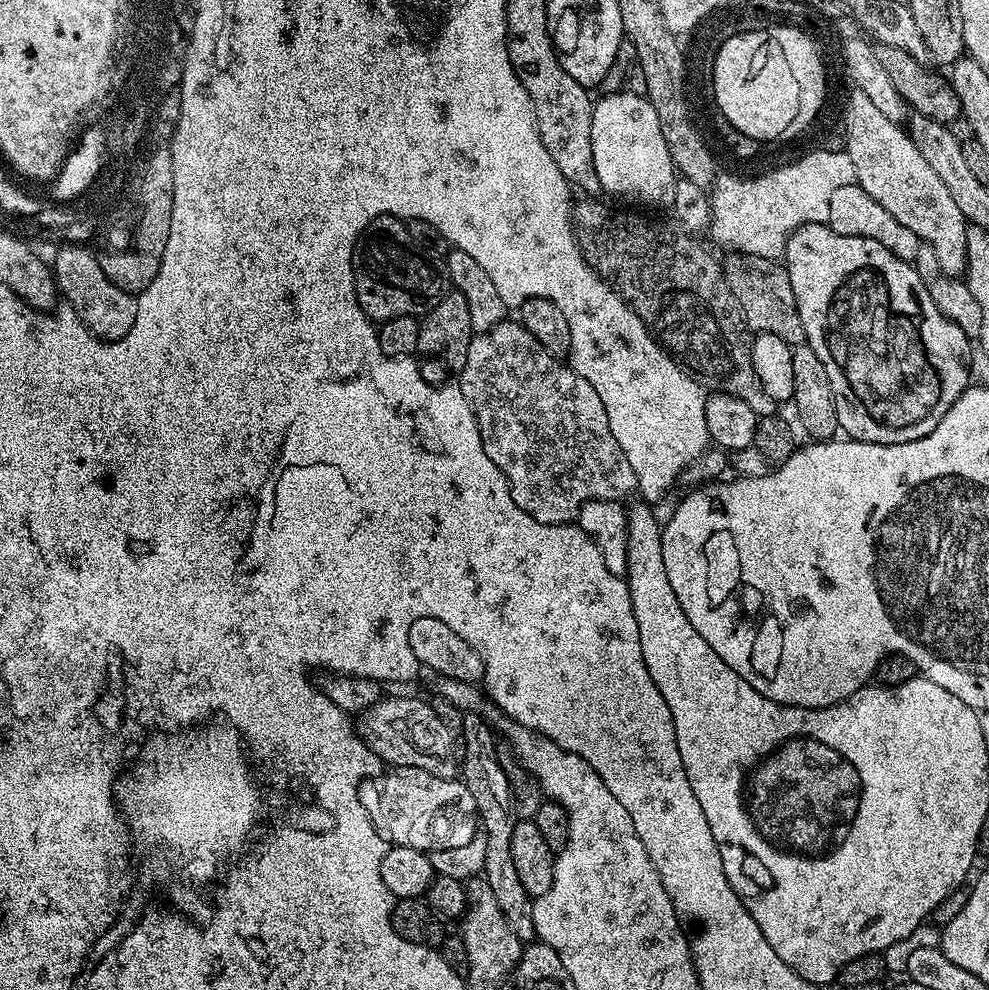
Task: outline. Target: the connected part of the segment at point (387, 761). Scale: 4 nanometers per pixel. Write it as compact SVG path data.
M400 696L397 700L381 698L374 706L359 713L358 731L366 746L370 746L385 765L414 766L426 770L426 774L447 780L457 775L458 748L452 745L454 733L446 730L442 718L434 714L427 699L415 700L412 696Z

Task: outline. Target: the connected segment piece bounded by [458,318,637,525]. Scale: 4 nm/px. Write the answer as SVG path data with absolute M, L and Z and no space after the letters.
M505 318L494 330L473 335L470 342L470 354L466 354L466 366L458 374L458 387L462 394L470 402L472 412L478 422L478 430L482 438L482 446L486 450L486 455L490 457L490 462L502 470L502 474L507 478L508 485L512 487L512 497L518 507L530 514L538 522L543 524L571 524L580 515L580 508L591 500L615 500L617 502L627 501L627 496L637 491L637 482L634 470L631 469L626 455L623 454L622 447L618 446L613 434L611 434L610 424L606 418L606 410L602 406L602 398L598 398L598 393L594 391L594 386L586 382L586 378L579 376L561 357L550 355L526 330L523 324L512 318Z

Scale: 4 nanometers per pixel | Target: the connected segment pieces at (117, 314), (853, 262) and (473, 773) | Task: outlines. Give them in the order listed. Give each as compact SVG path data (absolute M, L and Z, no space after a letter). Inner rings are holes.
M66 250L58 258L58 273L60 282L76 308L82 312L79 319L96 336L108 340L120 340L133 326L137 317L137 300L131 292L122 290L121 287L114 286L109 279L104 278L96 262L82 250Z
M801 224L800 227L794 229L788 238L788 245L784 247L783 259L786 261L790 274L790 286L794 286L794 298L798 302L805 341L812 347L814 354L818 354L822 366L826 366L826 374L834 390L840 432L845 437L860 440L864 444L905 444L930 434L930 430L934 430L934 426L942 422L946 410L950 410L950 406L954 406L957 398L964 393L964 389L969 387L968 344L970 344L970 337L958 326L954 326L954 322L950 322L950 318L946 318L942 310L938 310L938 306L934 306L934 298L930 298L930 290L926 290L915 267L909 261L890 254L890 250L886 250L882 242L874 242L874 238L838 234L827 224Z
M464 712L462 736L465 738L464 748L462 744L462 779L474 798L479 827L486 834L486 862L482 878L498 901L498 907L502 909L502 918L510 922L510 930L514 930L514 934L522 942L535 941L537 934L532 909L534 897L526 894L510 854L510 837L514 835L518 817L512 802L510 782L506 782L506 774L502 774L493 725L479 712Z

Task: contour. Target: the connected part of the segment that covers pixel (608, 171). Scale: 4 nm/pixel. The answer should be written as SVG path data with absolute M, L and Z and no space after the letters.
M635 91L613 92L601 95L592 109L592 145L594 146L594 170L598 174L601 189L612 196L633 200L636 204L666 204L675 202L675 184L678 179L676 167L672 165L666 138L662 138L662 126L654 106L643 95L635 96Z

